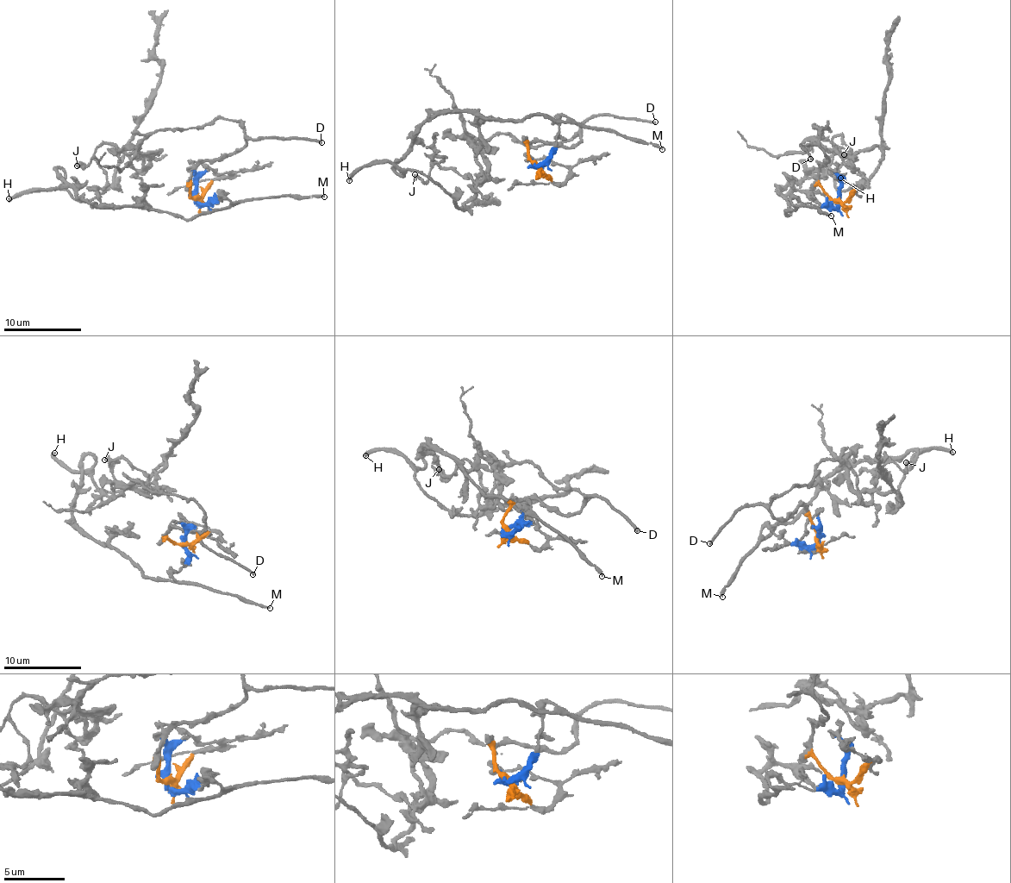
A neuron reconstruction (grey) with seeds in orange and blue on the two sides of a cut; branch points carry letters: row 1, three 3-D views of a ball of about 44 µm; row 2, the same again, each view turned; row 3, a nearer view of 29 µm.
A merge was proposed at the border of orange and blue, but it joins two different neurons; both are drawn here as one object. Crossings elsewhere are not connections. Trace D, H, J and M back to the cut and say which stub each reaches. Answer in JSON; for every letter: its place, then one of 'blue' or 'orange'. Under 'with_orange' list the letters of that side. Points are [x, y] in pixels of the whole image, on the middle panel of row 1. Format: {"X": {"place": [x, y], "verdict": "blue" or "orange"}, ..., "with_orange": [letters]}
{"D": {"place": [655, 122], "verdict": "orange"}, "H": {"place": [349, 180], "verdict": "blue"}, "J": {"place": [415, 174], "verdict": "orange"}, "M": {"place": [662, 149], "verdict": "blue"}, "with_orange": ["D", "J"]}

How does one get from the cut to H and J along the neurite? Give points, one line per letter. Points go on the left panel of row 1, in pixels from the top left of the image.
H: (196, 197), (229, 202), (186, 219), (91, 206), (60, 170), (65, 179), (48, 190), (9, 199)
J: (196, 197), (190, 173), (245, 143), (237, 122), (159, 129), (141, 143), (140, 171), (102, 143), (76, 165)

